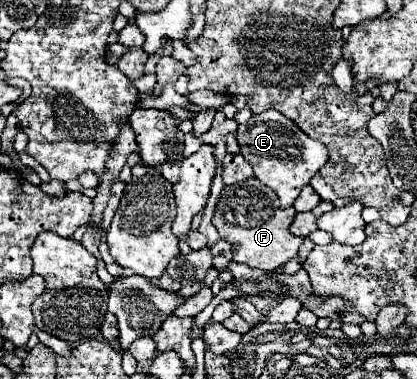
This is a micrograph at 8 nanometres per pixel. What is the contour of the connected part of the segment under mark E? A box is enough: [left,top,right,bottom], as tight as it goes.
[238,110,328,208]

